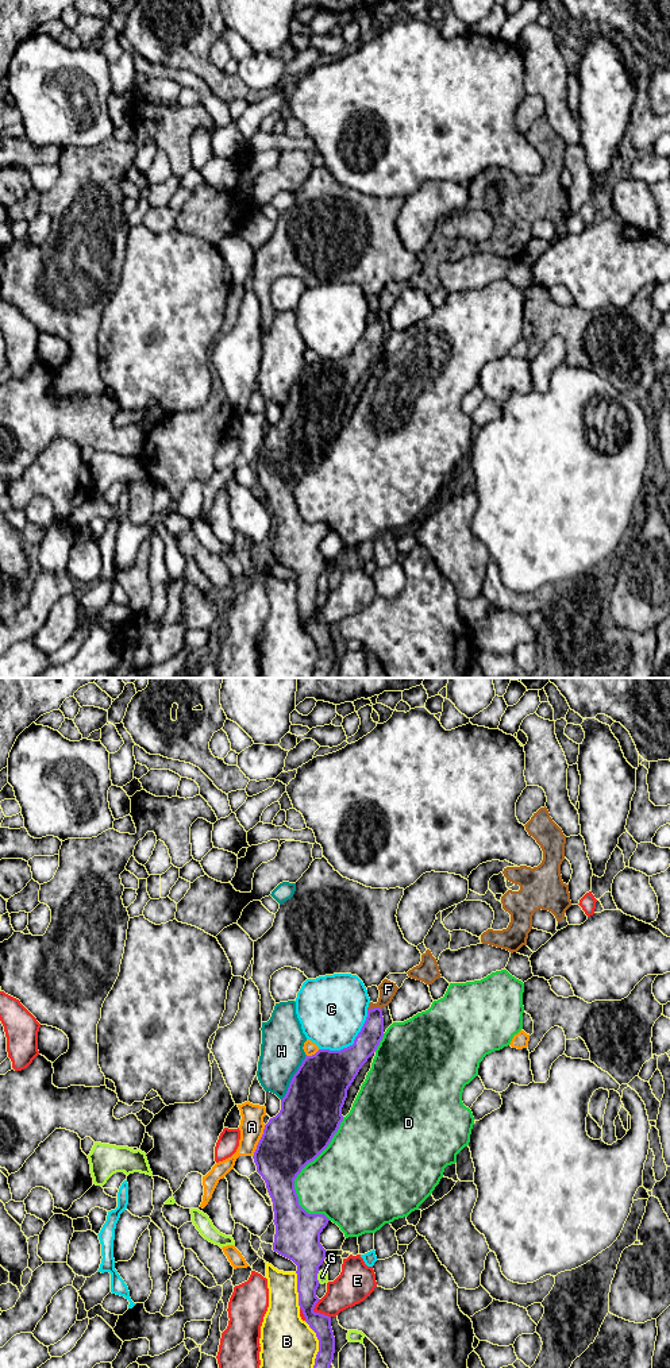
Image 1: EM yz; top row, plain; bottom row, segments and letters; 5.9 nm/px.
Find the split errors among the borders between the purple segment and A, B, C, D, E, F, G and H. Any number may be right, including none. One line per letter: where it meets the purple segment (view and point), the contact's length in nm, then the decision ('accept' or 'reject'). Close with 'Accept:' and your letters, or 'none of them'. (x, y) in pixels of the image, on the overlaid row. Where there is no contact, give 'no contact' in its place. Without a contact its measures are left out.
A: meets purple in yz at (260, 1141); contact 200 nm long; reject
B: meets purple in yz at (319, 1344); contact 280 nm long; reject
C: meets purple in yz at (353, 1044); contact 380 nm long; reject
D: meets purple in yz at (297, 1174); contact 600 nm long; reject
E: meets purple in yz at (316, 1313); contact 130 nm long; reject
F: meets purple in yz at (374, 1008); contact 90 nm long; accept
G: meets purple in yz at (316, 1278); contact 70 nm long; reject
H: meets purple in yz at (292, 1078); contact 320 nm long; reject
Accept: F

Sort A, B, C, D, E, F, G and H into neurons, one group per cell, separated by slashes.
A / B / C / D / E / F / G / H

